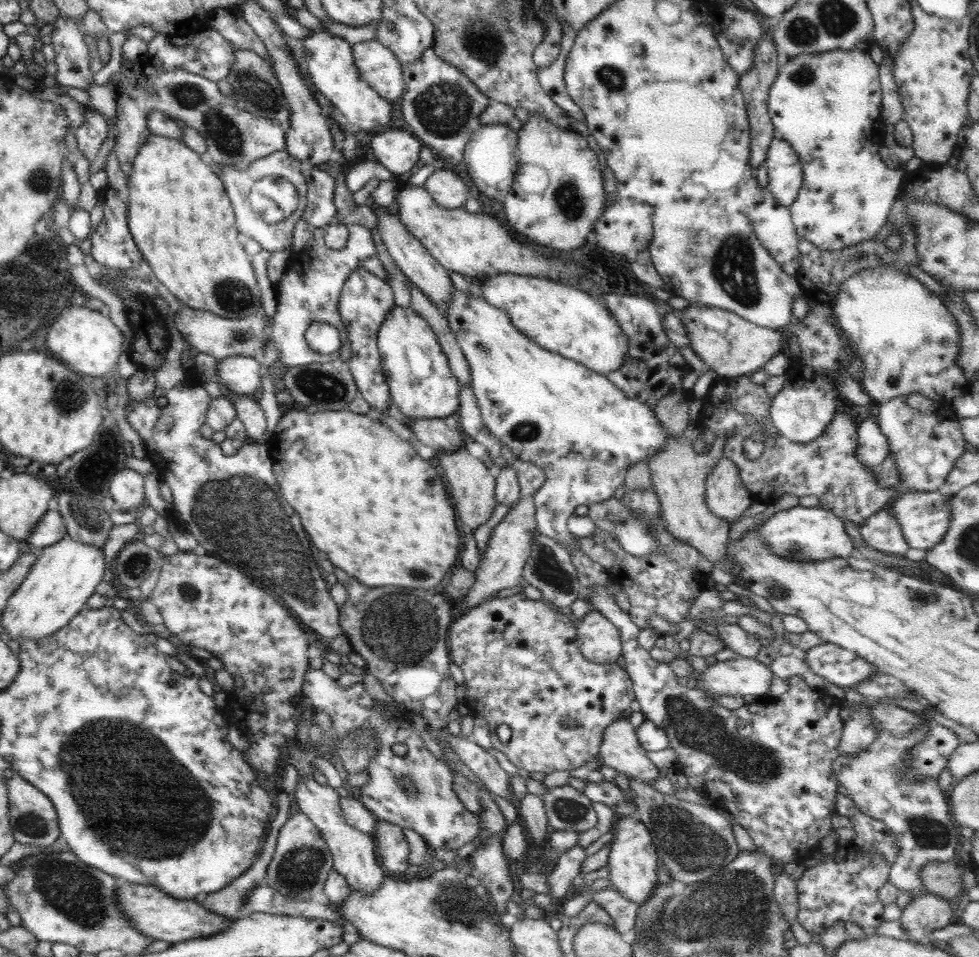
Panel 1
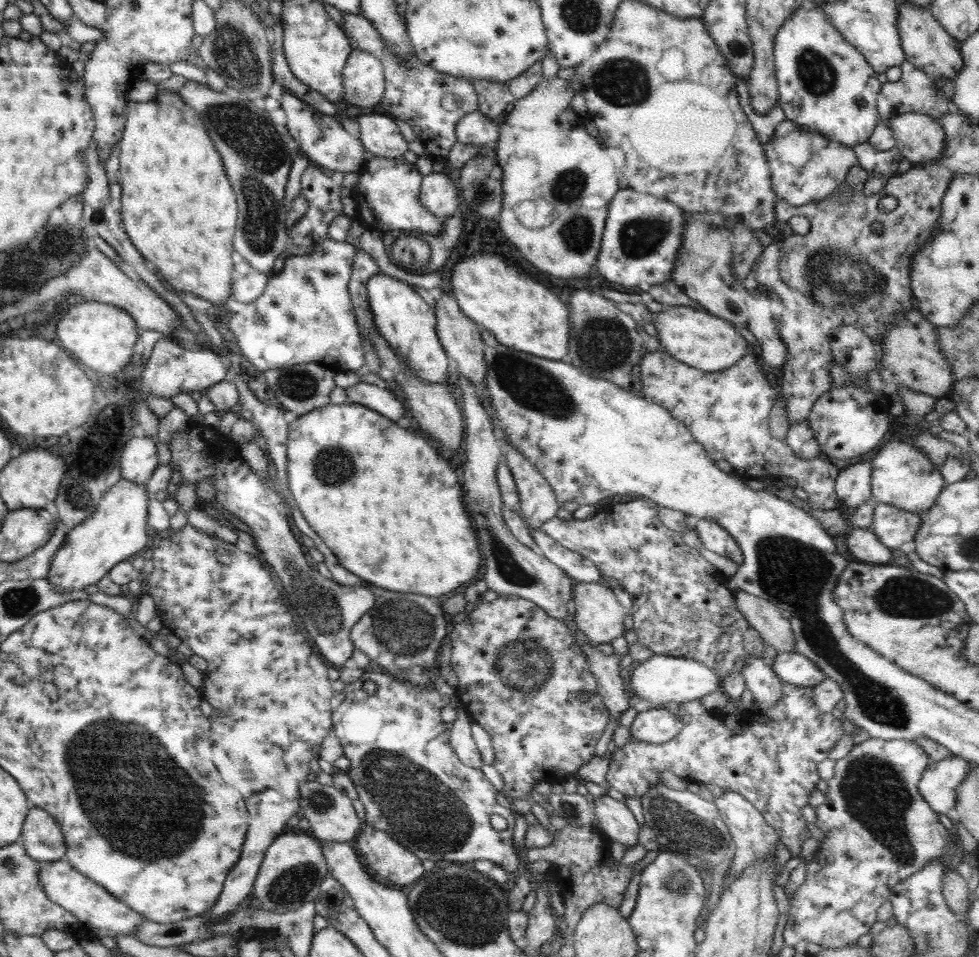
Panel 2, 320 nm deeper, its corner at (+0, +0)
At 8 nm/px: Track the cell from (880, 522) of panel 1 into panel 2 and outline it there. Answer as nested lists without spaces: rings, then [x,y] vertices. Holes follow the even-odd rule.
[[[851,528],[848,532],[847,536],[844,537],[846,540],[846,545],[840,546],[847,546],[843,549],[843,552],[849,557],[849,559],[856,560],[858,562],[868,563],[869,565],[884,565],[884,564],[891,564],[892,563],[892,551],[887,546],[884,546],[884,543],[880,542],[880,539],[869,529],[867,528],[864,530],[863,528]]]

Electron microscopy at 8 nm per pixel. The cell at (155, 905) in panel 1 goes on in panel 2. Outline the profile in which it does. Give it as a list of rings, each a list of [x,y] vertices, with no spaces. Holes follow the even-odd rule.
[[[67,860],[43,862],[39,870],[39,881],[48,899],[72,913],[94,937],[114,935],[135,937],[139,924],[146,921],[146,918],[127,904],[112,897],[102,886],[72,868]]]

